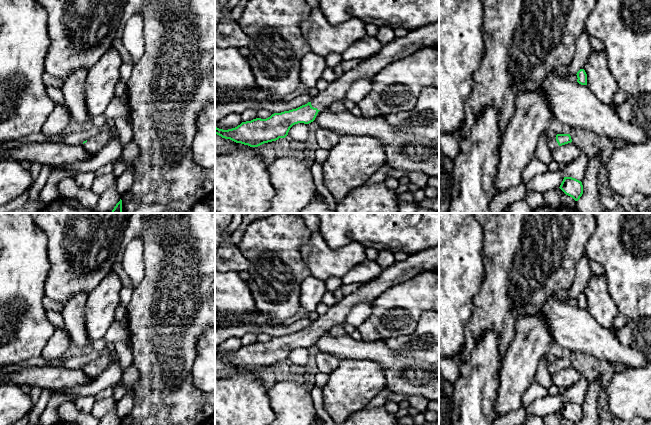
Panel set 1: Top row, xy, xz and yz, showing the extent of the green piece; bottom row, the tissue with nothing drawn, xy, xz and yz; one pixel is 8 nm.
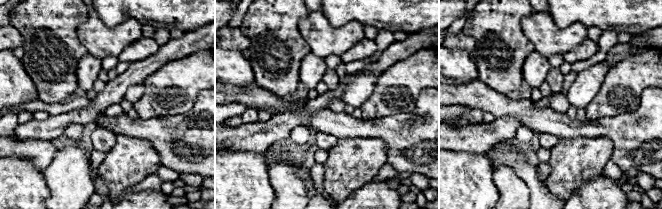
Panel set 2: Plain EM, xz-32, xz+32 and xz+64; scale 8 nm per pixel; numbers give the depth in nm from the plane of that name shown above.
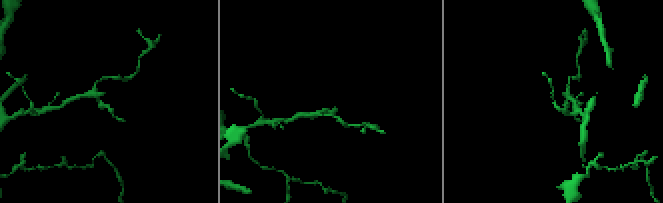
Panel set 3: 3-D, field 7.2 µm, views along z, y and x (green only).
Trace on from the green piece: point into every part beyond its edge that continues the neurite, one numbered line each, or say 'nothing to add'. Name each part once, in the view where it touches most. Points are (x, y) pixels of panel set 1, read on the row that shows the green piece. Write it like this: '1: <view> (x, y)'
1: xz (427, 36)

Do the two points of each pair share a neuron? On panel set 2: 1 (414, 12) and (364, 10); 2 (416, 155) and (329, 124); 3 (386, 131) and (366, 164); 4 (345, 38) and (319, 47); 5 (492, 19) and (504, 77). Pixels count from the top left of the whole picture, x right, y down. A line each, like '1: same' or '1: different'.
1: same
2: same
3: different
4: same
5: same

